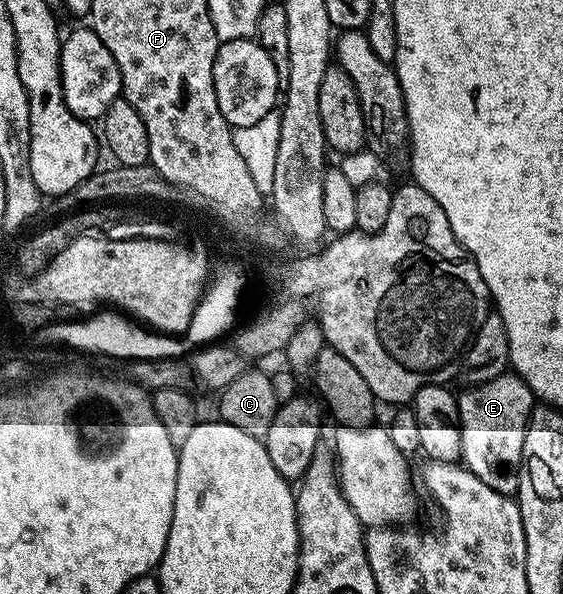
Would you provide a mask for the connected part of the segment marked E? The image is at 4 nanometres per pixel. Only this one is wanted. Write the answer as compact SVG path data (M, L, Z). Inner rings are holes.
M506 373L462 392L457 395L457 412L461 415L460 462L491 489L516 496L525 434L535 406L533 390L516 373Z

